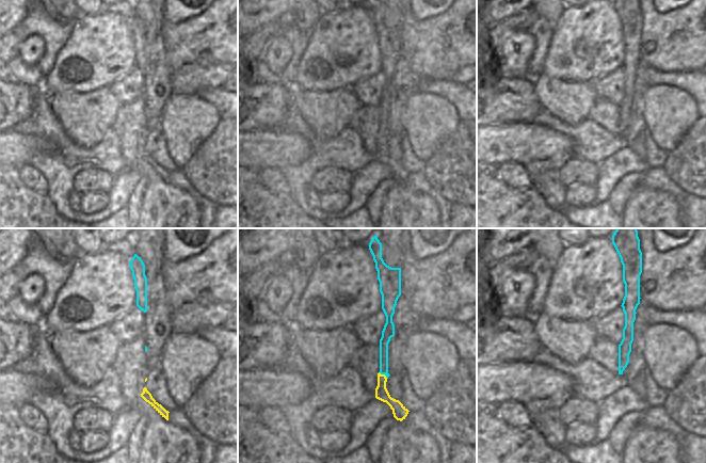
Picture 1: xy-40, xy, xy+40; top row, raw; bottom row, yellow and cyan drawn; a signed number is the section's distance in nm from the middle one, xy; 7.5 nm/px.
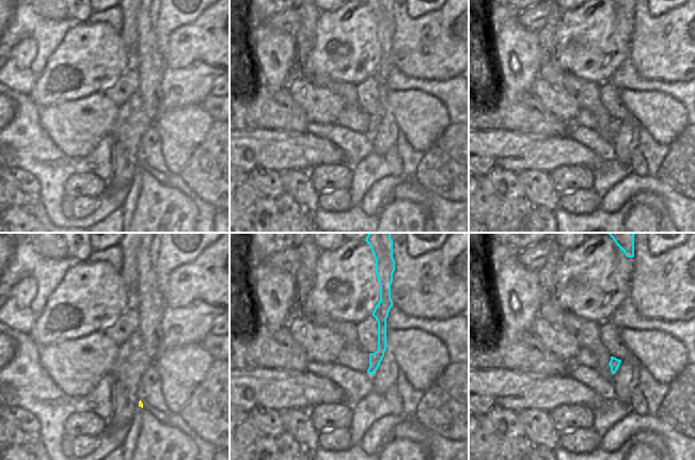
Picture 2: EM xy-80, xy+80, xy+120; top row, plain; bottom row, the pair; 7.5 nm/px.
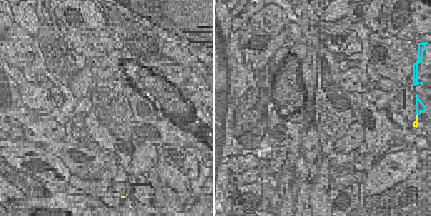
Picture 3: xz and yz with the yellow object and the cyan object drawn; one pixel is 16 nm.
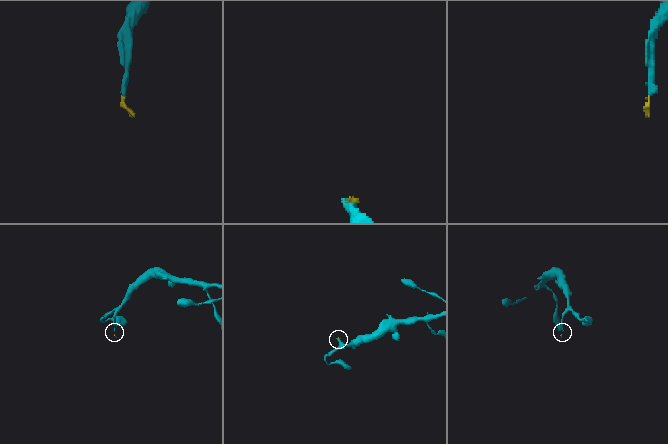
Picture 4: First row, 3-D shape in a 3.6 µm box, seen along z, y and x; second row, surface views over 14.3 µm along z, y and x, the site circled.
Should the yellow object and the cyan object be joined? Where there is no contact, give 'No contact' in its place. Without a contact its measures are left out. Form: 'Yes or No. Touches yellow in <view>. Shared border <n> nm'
Yes. Touches yellow in xy. Shared border 80 nm.

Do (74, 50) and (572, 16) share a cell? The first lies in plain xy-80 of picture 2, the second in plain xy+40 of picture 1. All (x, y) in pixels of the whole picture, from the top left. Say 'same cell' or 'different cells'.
same cell

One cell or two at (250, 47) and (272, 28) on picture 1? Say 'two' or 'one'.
one

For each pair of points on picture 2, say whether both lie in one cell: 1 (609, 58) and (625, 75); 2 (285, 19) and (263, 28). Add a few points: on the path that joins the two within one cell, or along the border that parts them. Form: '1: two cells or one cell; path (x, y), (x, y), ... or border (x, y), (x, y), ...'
1: two cells; border (628, 57), (607, 81)
2: one cell; path (280, 22), (268, 26)

